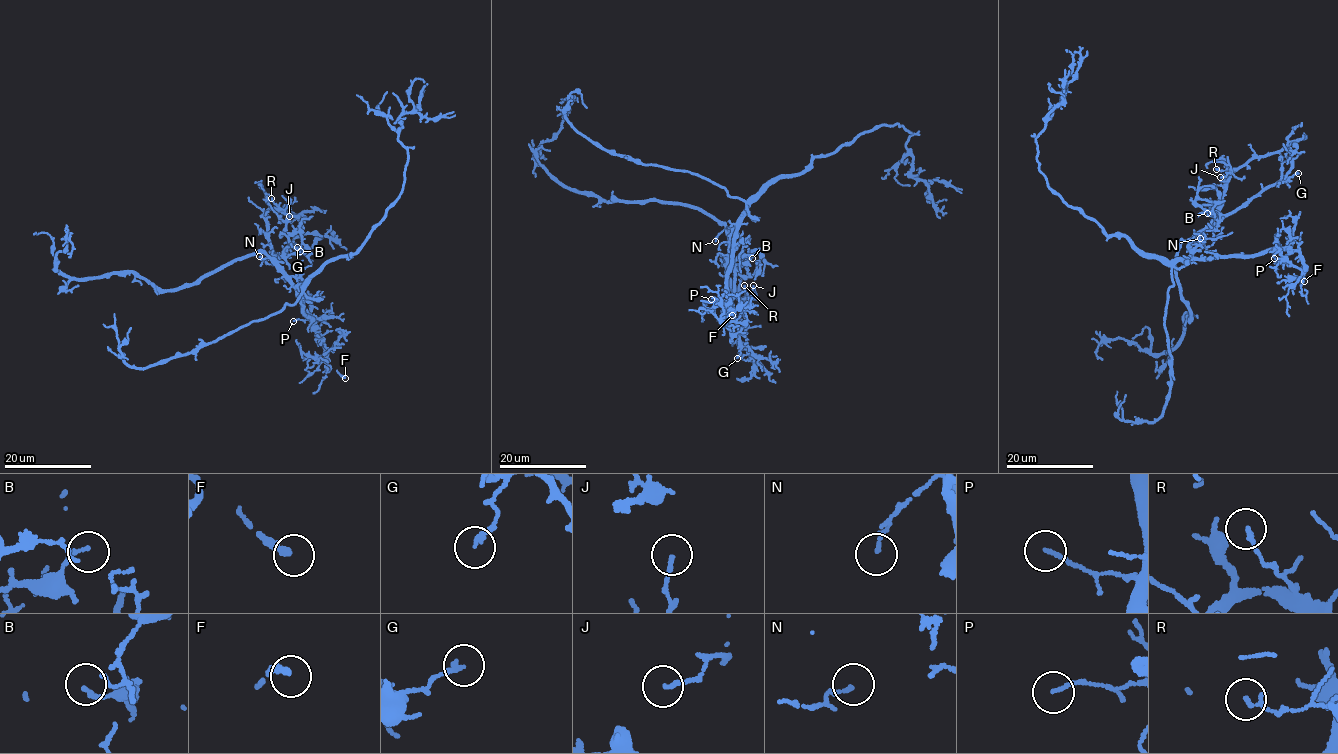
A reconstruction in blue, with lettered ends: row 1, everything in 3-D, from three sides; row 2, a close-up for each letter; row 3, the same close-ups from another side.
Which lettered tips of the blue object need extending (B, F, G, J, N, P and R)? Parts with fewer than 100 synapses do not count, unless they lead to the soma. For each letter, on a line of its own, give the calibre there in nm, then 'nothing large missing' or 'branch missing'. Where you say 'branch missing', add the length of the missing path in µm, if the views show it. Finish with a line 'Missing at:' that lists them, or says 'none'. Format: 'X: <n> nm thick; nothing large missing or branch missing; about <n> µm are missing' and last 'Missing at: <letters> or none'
B: 130 nm thick; nothing large missing
F: 240 nm thick; branch missing; about 30 µm are missing
G: 190 nm thick; nothing large missing
J: 150 nm thick; nothing large missing
N: 140 nm thick; nothing large missing
P: 130 nm thick; nothing large missing
R: 140 nm thick; nothing large missing
Missing at: F

